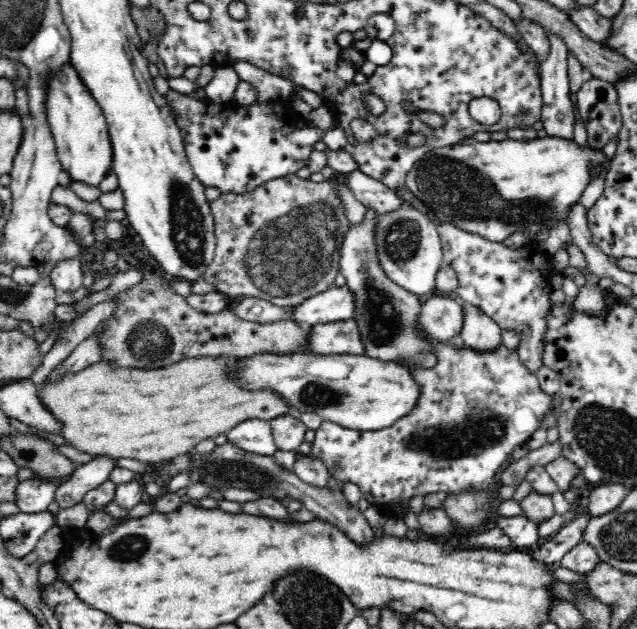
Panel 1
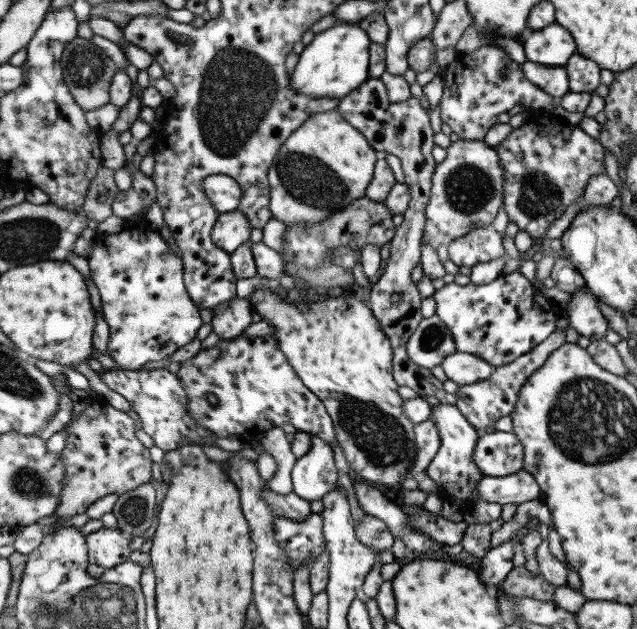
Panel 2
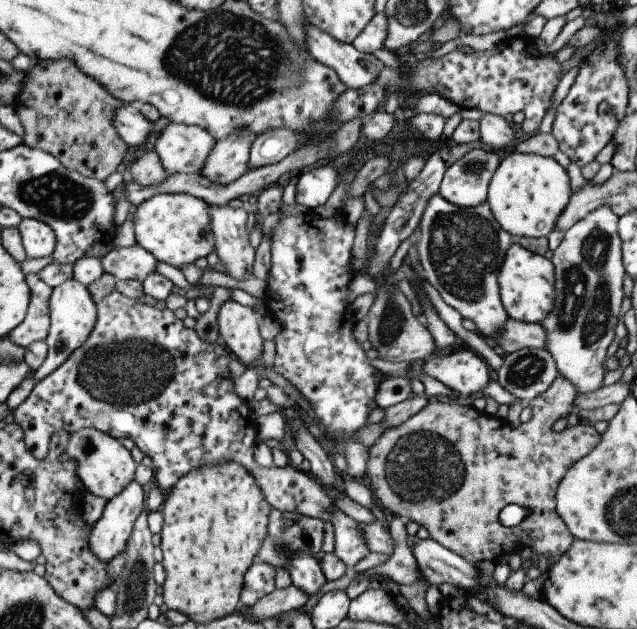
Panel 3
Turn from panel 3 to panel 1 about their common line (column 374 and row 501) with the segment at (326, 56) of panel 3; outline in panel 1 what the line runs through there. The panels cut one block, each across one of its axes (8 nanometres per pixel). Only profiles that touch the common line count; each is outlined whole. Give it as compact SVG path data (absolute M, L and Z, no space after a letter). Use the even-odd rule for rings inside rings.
M93 455L92 460L82 464L72 472L70 479L61 483L55 492L55 500L58 502L60 510L71 508L84 500L84 495L92 489L98 488L100 484L110 478L110 472L116 468L115 458L108 455Z

